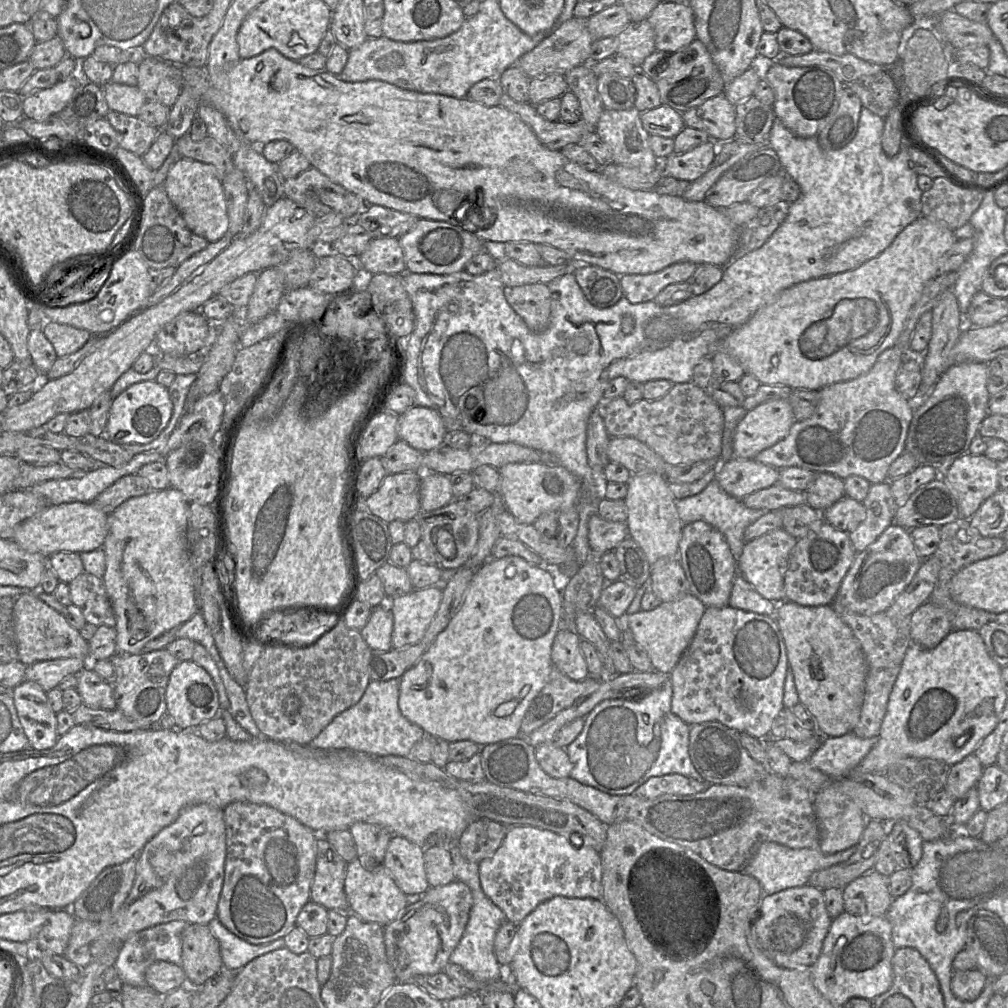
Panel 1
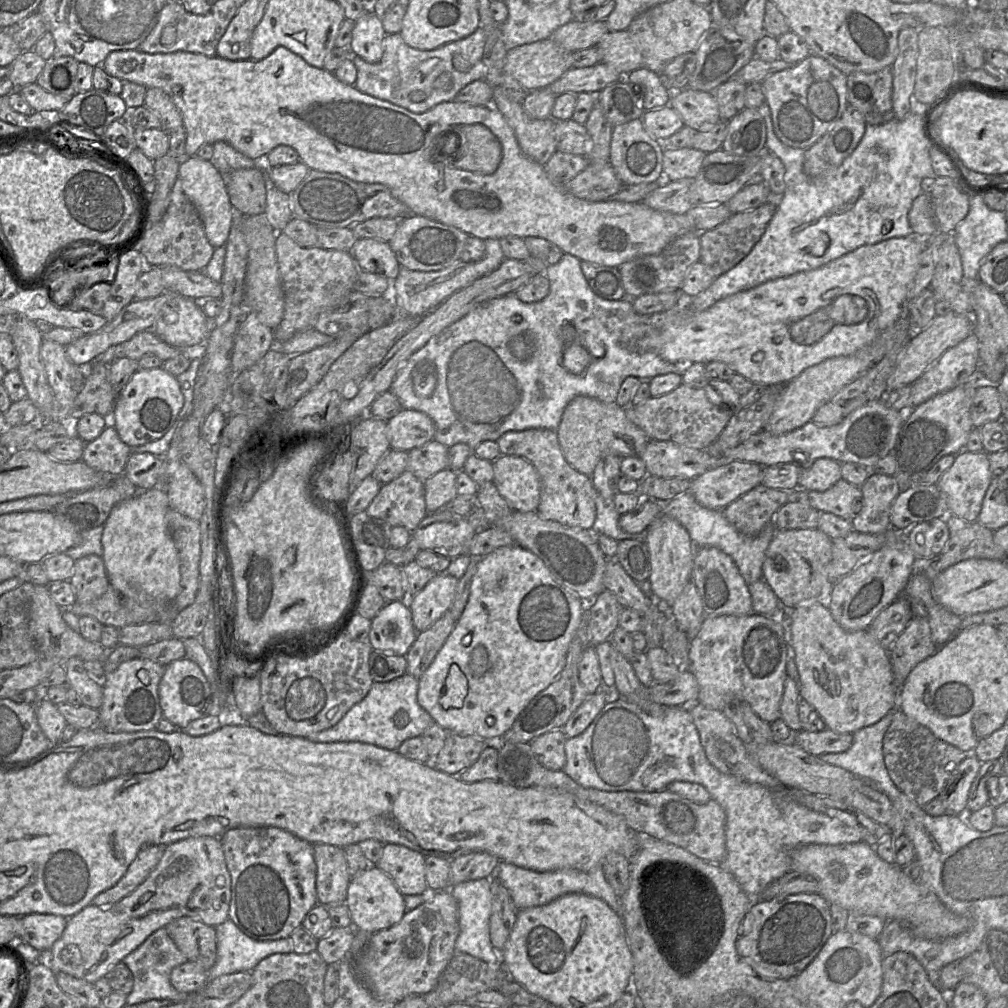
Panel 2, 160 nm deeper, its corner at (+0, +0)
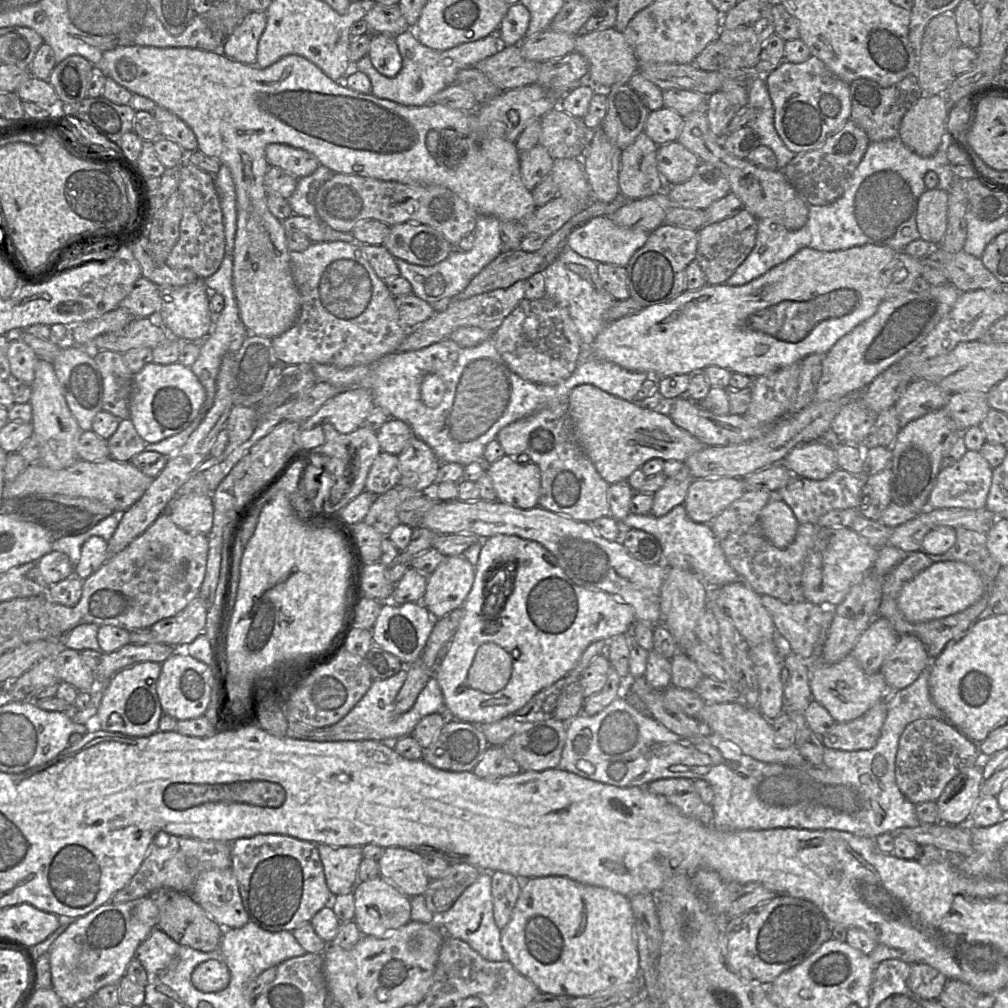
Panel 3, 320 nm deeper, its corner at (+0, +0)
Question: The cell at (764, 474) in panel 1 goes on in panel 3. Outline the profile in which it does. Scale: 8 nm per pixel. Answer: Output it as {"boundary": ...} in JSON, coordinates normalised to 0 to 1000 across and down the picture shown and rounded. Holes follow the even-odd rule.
{"boundary":[[[737,474],[689,475],[684,482],[678,501],[687,517],[704,520],[710,512],[739,488]]]}

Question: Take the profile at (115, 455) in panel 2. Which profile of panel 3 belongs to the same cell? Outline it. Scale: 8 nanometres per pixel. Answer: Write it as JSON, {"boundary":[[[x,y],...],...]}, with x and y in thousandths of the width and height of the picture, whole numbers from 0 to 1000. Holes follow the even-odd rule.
{"boundary":[[[121,416],[114,430],[106,436],[109,454],[126,458],[144,446],[147,439],[137,431],[129,416]]]}

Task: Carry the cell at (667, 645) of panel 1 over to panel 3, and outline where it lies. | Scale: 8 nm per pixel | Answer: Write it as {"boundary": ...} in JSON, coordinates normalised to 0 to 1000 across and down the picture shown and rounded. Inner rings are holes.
{"boundary":[[[493,530],[485,533],[478,537],[475,555],[471,562],[470,576],[467,585],[465,586],[463,593],[458,601],[458,613],[456,619],[446,637],[441,651],[437,656],[431,668],[431,672],[435,676],[439,689],[440,702],[448,713],[458,716],[477,719],[495,715],[496,713],[520,701],[522,697],[524,697],[537,685],[546,682],[554,675],[563,671],[574,656],[579,645],[586,638],[594,635],[603,637],[612,630],[620,630],[627,626],[627,622],[630,617],[632,616],[630,613],[629,605],[624,599],[602,587],[596,585],[587,585],[570,579],[555,562],[552,553],[534,538],[518,535],[510,531]],[[503,558],[510,558],[512,560],[511,571],[509,573],[508,581],[506,582],[506,588],[504,591],[499,589],[499,586],[493,589],[490,589],[490,585],[488,586],[490,593],[487,599],[488,602],[492,602],[493,597],[499,597],[499,600],[494,605],[492,612],[487,613],[481,608],[482,590],[484,599],[483,576],[485,575],[485,571],[489,565],[491,565],[491,567],[488,570],[492,569],[497,562]]]}

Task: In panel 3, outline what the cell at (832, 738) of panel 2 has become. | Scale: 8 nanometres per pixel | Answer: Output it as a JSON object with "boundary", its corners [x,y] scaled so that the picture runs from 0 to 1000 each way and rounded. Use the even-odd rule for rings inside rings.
{"boundary":[[[875,694],[850,713],[828,717],[822,725],[813,730],[814,736],[821,743],[862,744],[870,737],[879,708],[880,695]]]}

